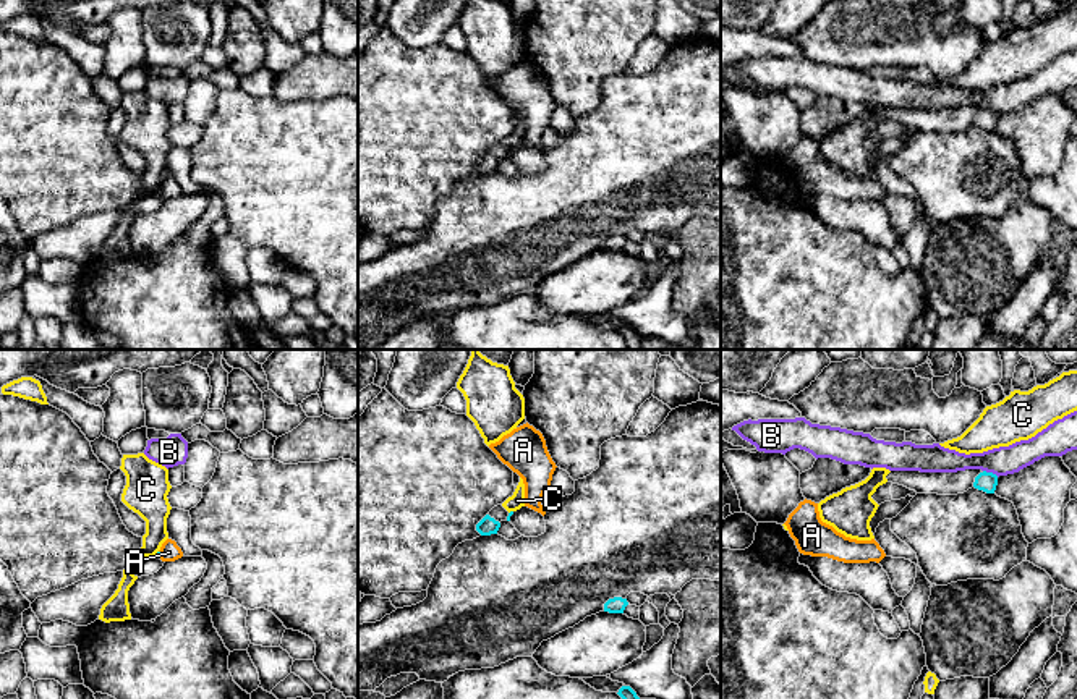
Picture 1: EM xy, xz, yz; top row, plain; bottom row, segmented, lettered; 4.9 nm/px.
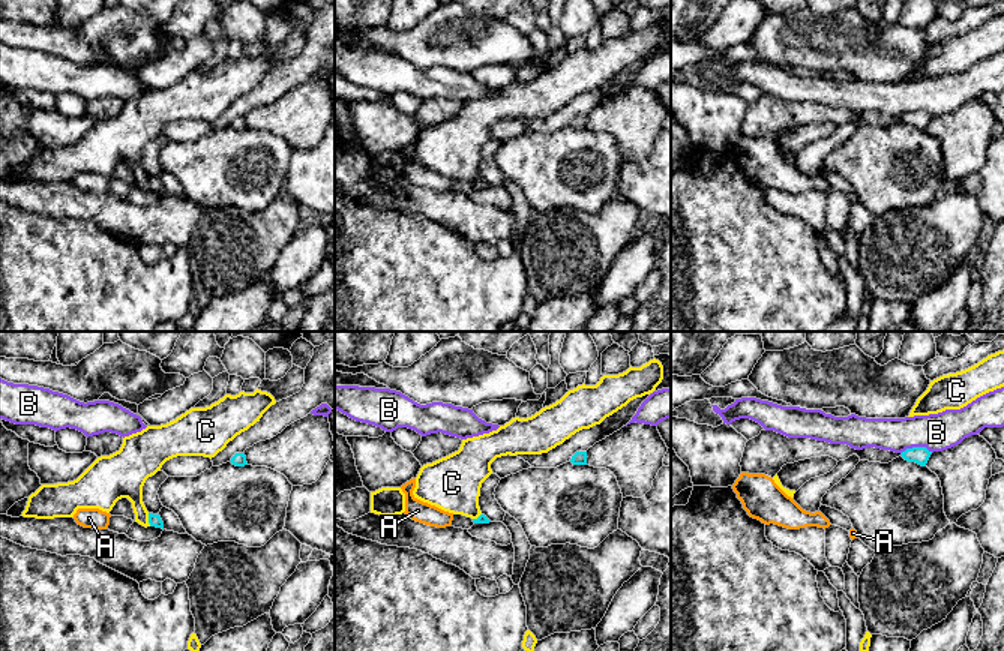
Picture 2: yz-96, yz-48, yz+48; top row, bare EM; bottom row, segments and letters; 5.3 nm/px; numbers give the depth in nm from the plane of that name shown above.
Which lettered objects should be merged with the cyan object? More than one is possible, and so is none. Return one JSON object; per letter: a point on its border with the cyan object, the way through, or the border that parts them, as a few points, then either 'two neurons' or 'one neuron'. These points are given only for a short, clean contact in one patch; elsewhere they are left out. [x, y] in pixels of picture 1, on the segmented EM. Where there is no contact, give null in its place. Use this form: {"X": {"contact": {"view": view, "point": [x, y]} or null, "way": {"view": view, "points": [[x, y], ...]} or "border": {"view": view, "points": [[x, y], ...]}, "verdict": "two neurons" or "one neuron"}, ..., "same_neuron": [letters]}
{"A": {"contact": {"view": "xy", "point": [159, 554]}, "border": {"view": "xy", "points": [[159, 550], [159, 557]]}, "verdict": "two neurons"}, "B": {"contact": {"view": "yz", "point": [991, 473]}, "border": {"view": "yz", "points": [[983, 470], [998, 476]]}, "verdict": "two neurons"}, "C": {"contact": {"view": "xy", "point": [156, 554]}, "border": {"view": "xy", "points": [[157, 550], [153, 555]]}, "verdict": "two neurons"}, "same_neuron": []}

